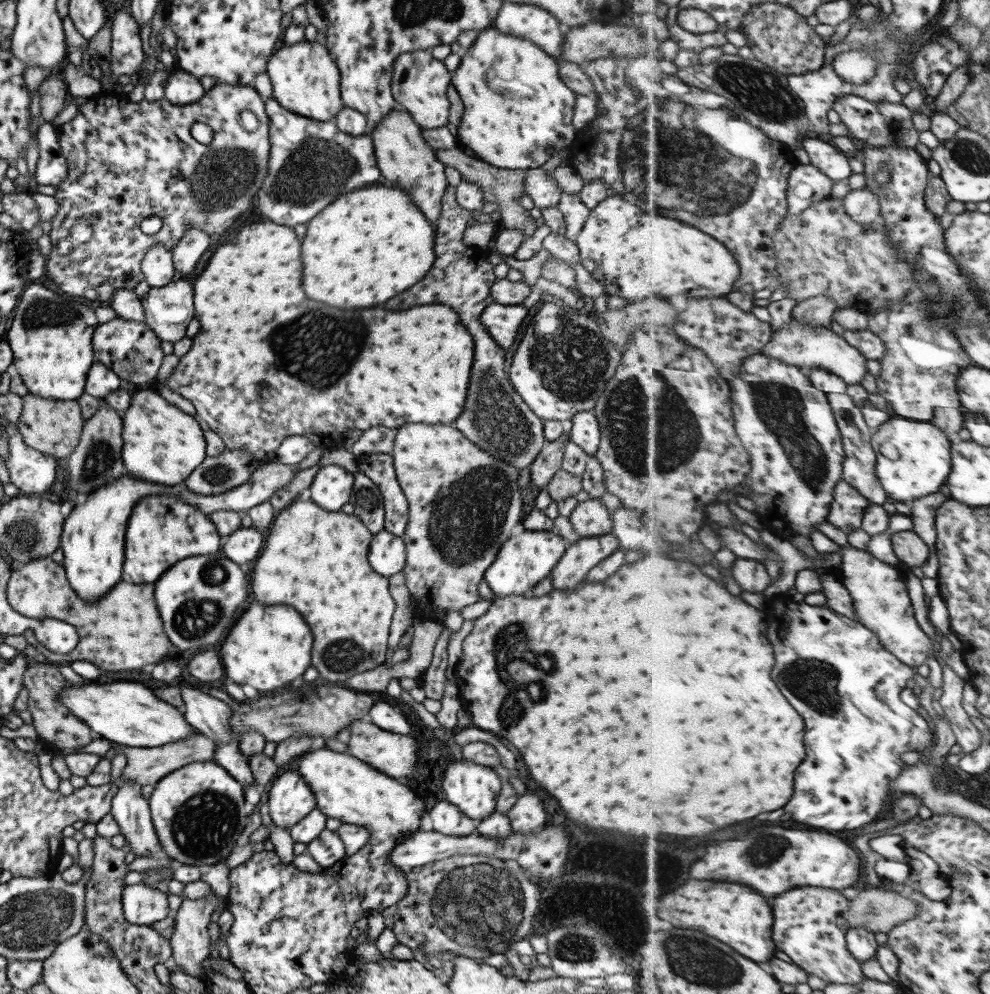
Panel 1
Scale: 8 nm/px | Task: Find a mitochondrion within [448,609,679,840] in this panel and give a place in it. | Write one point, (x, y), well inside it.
(547, 661)

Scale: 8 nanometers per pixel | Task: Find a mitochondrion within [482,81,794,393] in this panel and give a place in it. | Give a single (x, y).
(699, 173)

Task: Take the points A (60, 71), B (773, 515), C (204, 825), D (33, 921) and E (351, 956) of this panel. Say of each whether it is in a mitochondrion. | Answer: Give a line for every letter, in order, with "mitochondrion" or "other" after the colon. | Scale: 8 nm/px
A: other
B: other
C: mitochondrion
D: mitochondrion
E: other

